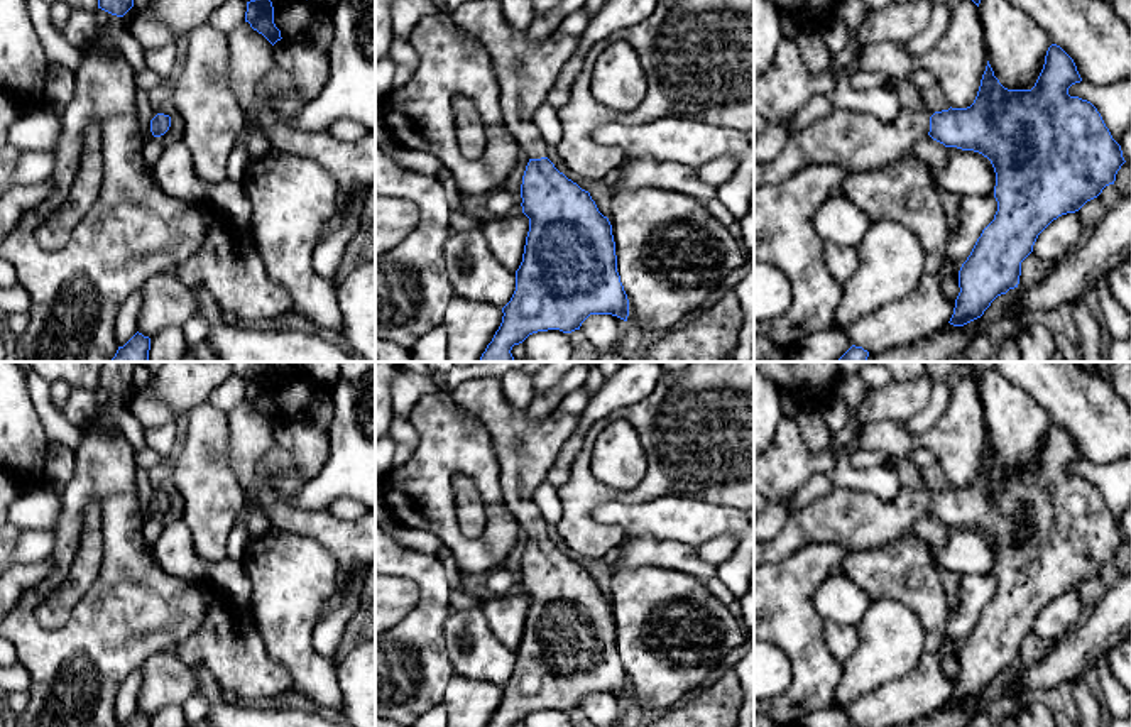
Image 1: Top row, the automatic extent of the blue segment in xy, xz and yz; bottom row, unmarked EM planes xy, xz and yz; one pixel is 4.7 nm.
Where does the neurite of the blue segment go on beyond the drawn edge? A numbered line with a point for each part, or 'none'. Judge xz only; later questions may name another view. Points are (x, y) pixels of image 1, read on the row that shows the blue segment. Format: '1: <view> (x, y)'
1: xz (528, 70)

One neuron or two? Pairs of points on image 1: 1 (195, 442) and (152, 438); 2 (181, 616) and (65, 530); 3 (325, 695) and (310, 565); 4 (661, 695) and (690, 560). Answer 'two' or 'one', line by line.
1: two
2: one
3: one
4: two

